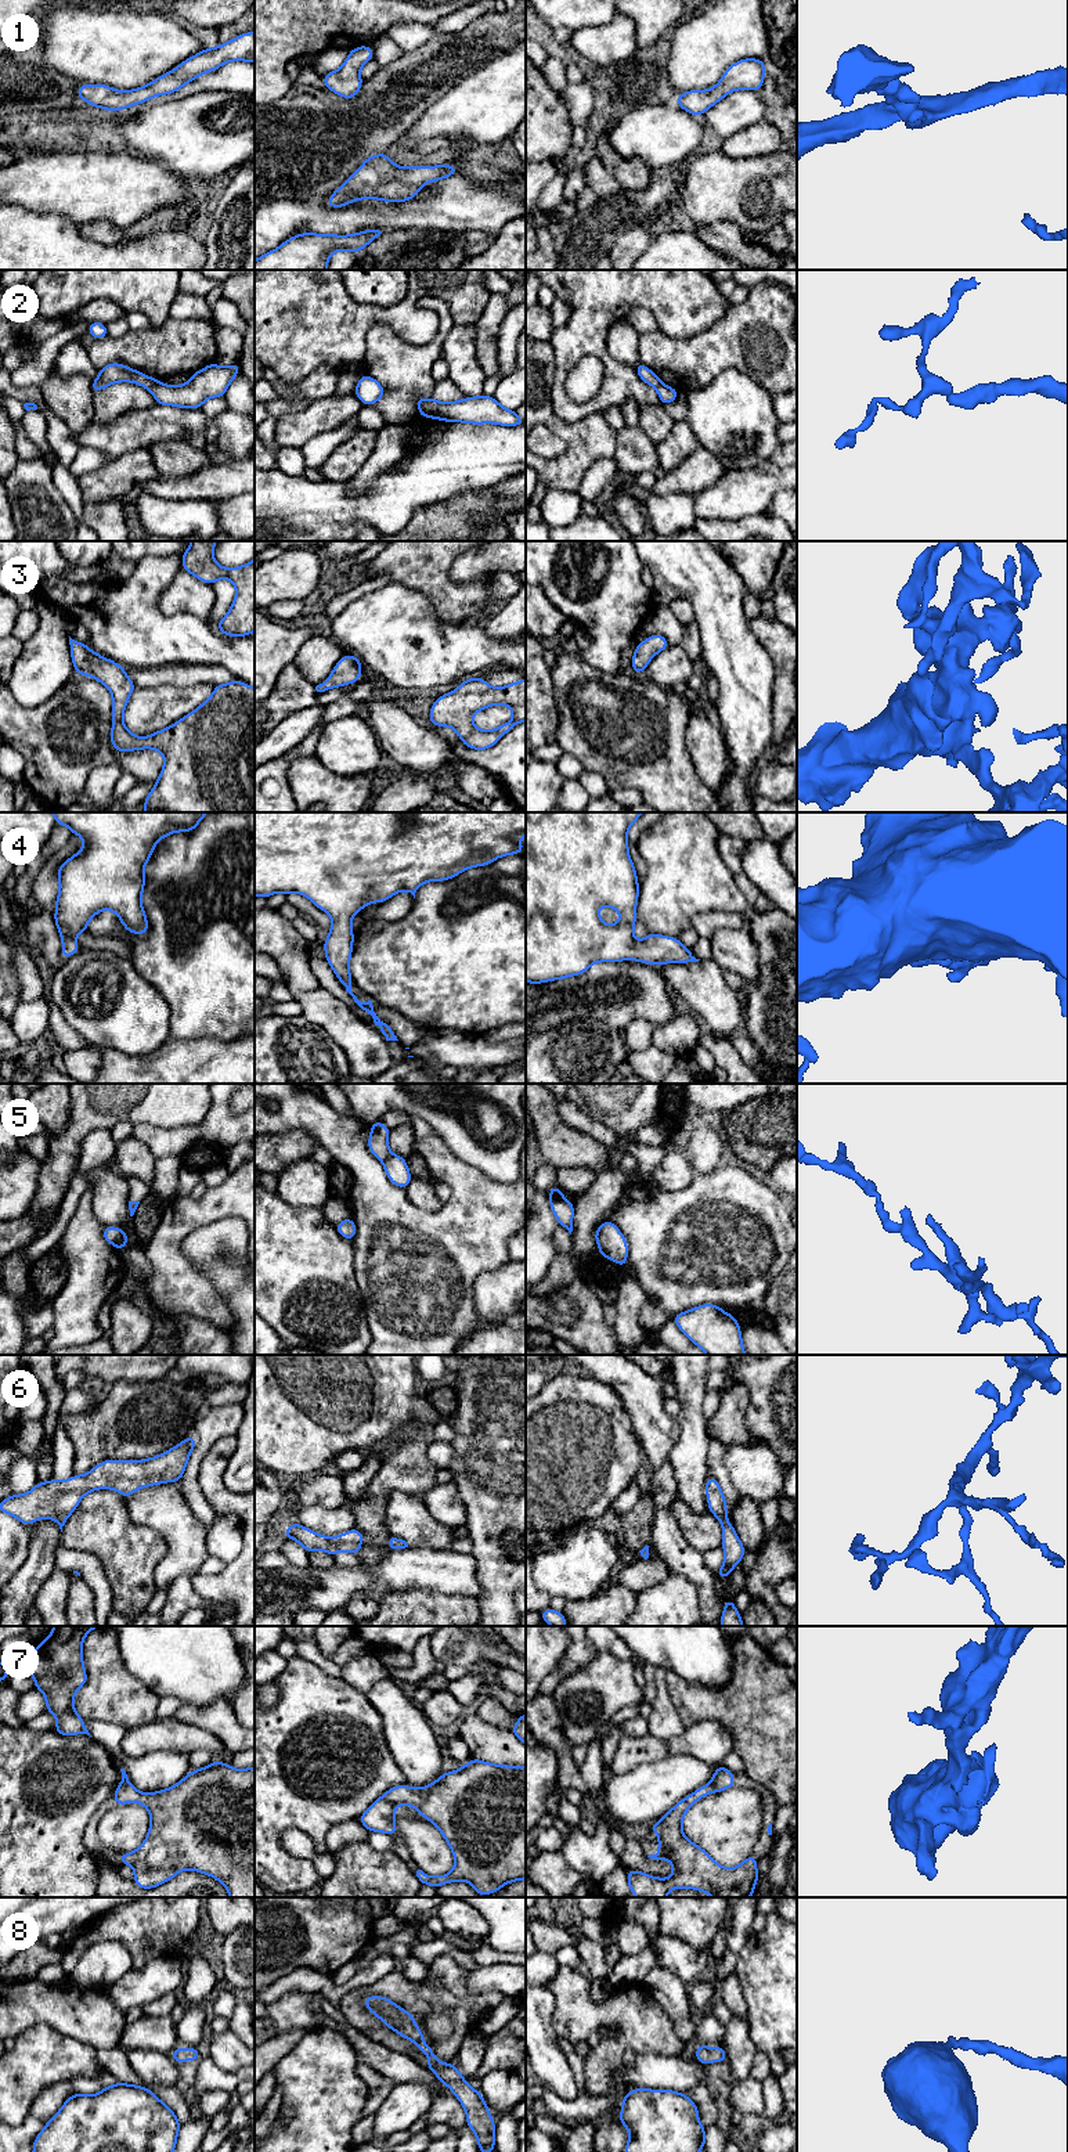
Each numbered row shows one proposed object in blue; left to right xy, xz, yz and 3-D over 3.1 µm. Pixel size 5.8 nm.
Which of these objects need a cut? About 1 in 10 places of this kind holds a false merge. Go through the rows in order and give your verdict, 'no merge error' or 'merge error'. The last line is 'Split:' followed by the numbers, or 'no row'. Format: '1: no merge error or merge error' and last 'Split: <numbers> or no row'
1: no merge error
2: merge error
3: no merge error
4: no merge error
5: merge error
6: no merge error
7: no merge error
8: no merge error
Split: 2, 5

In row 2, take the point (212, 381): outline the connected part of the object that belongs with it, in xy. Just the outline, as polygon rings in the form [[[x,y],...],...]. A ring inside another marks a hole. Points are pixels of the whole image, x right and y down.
[[[210,363],[203,370],[191,374],[187,383],[170,386],[158,382],[151,389],[151,393],[156,404],[199,410],[208,399],[224,397],[228,385],[241,370],[239,363],[230,367],[220,367]]]

